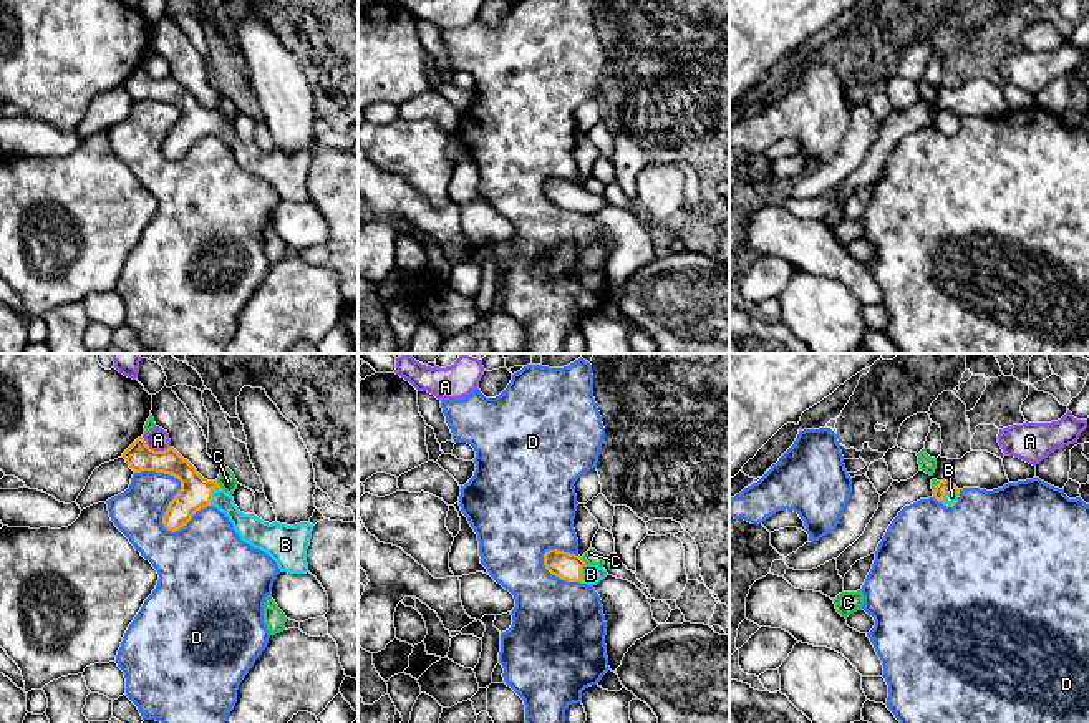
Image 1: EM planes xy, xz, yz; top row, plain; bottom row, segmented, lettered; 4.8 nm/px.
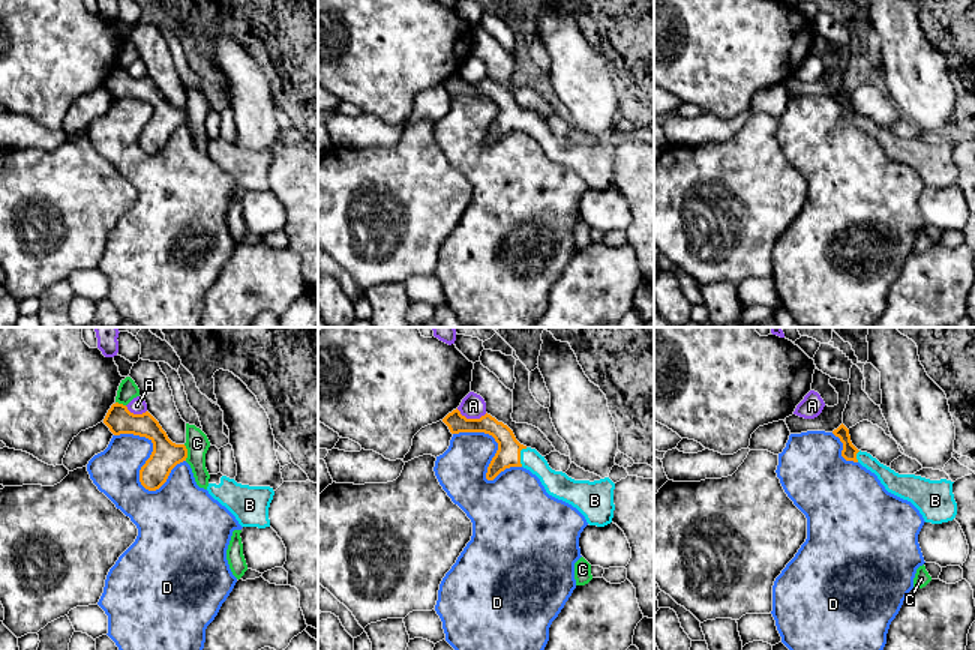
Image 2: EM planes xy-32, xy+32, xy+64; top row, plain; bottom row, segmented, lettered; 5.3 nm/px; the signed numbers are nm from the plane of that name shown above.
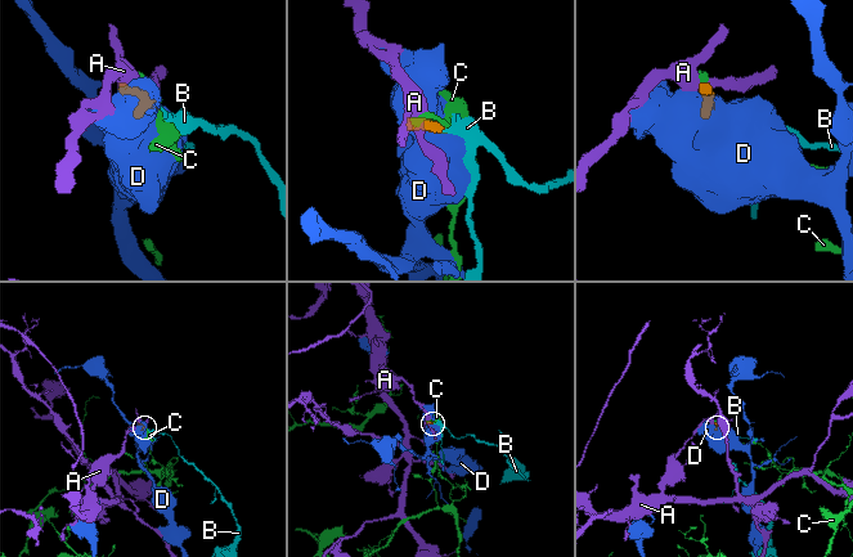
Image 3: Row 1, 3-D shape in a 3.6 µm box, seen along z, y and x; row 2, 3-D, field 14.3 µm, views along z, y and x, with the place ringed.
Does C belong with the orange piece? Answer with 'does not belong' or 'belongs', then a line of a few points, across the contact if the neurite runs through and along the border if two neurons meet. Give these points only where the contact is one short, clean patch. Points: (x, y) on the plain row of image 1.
does not belong

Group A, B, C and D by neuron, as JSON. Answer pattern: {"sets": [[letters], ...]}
{"sets": [["A"], ["B"], ["C"], ["D"]]}

